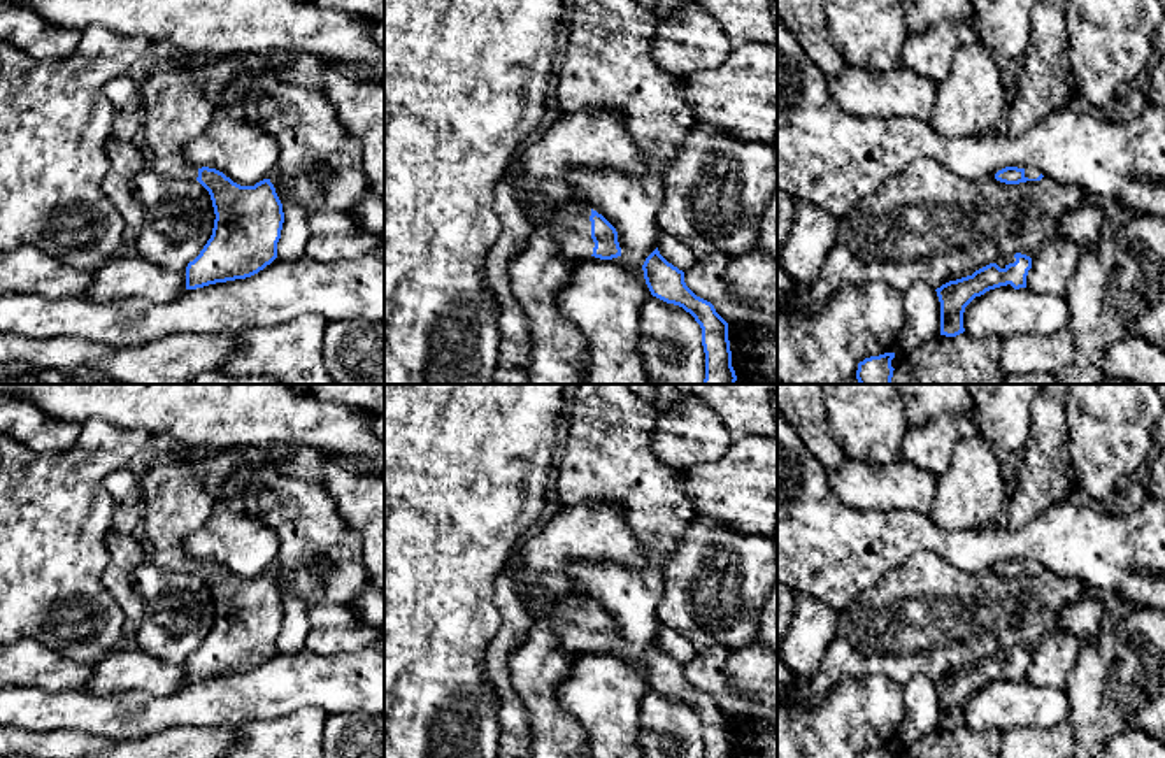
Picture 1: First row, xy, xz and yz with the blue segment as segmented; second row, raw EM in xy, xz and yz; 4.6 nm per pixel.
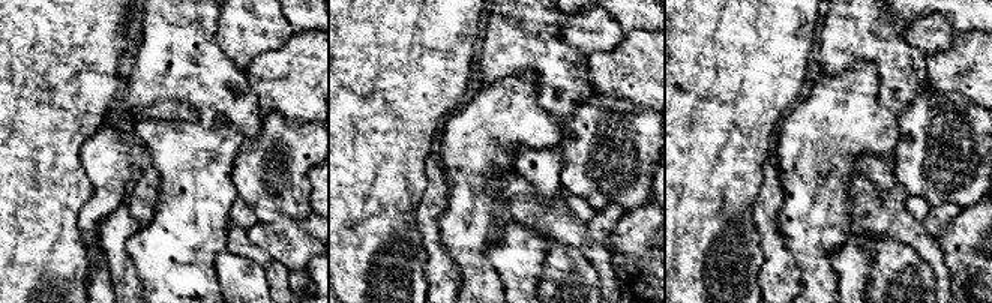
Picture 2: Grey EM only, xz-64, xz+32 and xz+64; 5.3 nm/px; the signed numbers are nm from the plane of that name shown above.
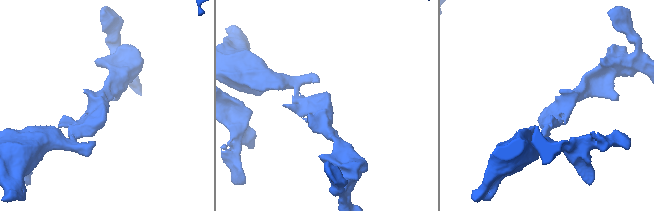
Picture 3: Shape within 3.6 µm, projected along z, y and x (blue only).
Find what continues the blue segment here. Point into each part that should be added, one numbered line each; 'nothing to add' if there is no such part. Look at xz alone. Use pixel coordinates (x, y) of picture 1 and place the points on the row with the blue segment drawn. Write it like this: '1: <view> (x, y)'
1: xz (572, 230)

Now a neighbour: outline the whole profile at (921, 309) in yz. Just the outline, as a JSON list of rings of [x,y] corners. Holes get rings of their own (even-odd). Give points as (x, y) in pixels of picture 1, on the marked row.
[[[912,284],[904,295],[904,326],[895,353],[909,354],[940,335],[940,302],[937,291],[925,284]]]

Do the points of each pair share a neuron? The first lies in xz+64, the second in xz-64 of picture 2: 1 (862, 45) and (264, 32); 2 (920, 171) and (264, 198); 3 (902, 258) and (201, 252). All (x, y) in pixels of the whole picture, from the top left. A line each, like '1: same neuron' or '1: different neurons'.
1: different neurons
2: same neuron
3: different neurons

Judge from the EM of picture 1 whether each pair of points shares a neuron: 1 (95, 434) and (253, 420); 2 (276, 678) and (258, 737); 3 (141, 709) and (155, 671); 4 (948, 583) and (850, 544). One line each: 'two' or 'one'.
1: two
2: two
3: two
4: two

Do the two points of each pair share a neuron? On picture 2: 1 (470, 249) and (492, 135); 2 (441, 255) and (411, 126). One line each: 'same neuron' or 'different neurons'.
1: same neuron
2: different neurons

